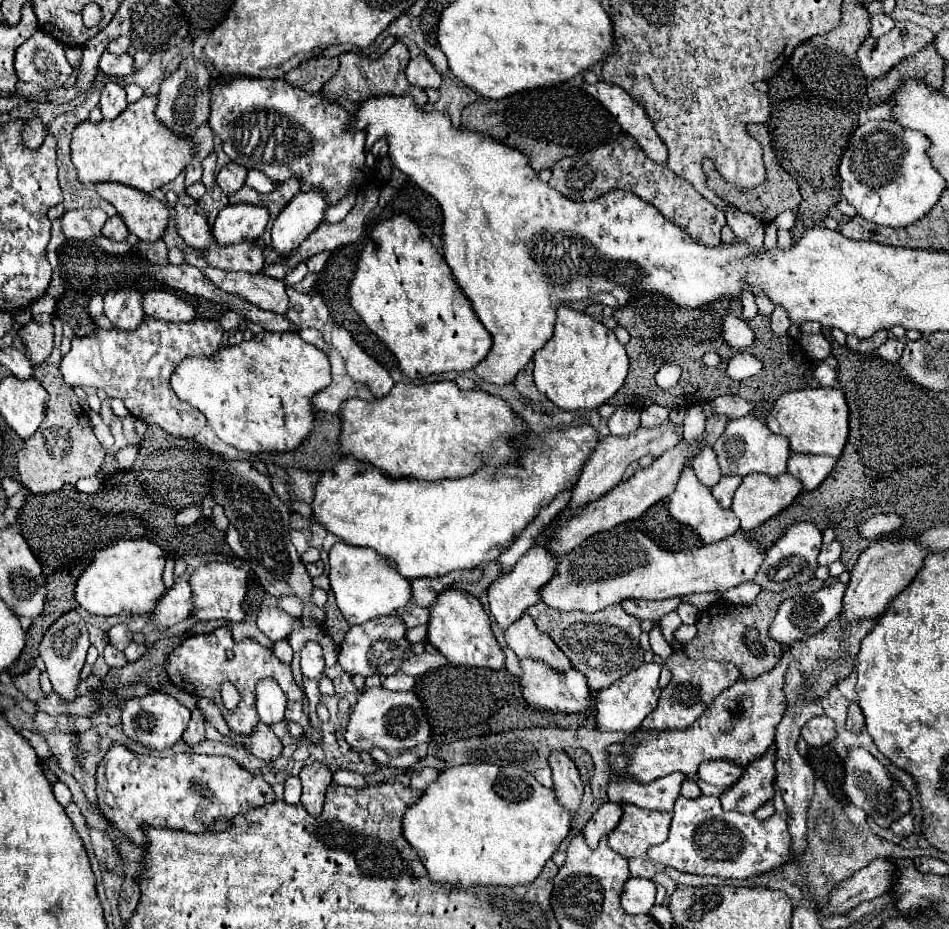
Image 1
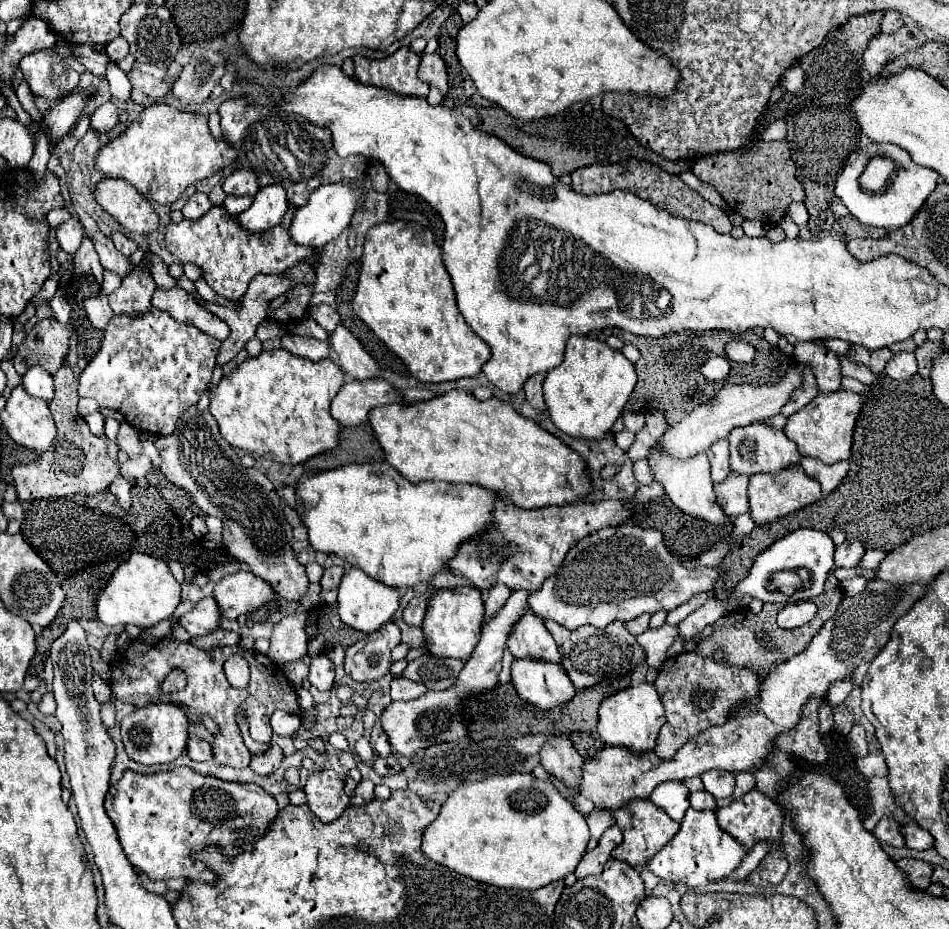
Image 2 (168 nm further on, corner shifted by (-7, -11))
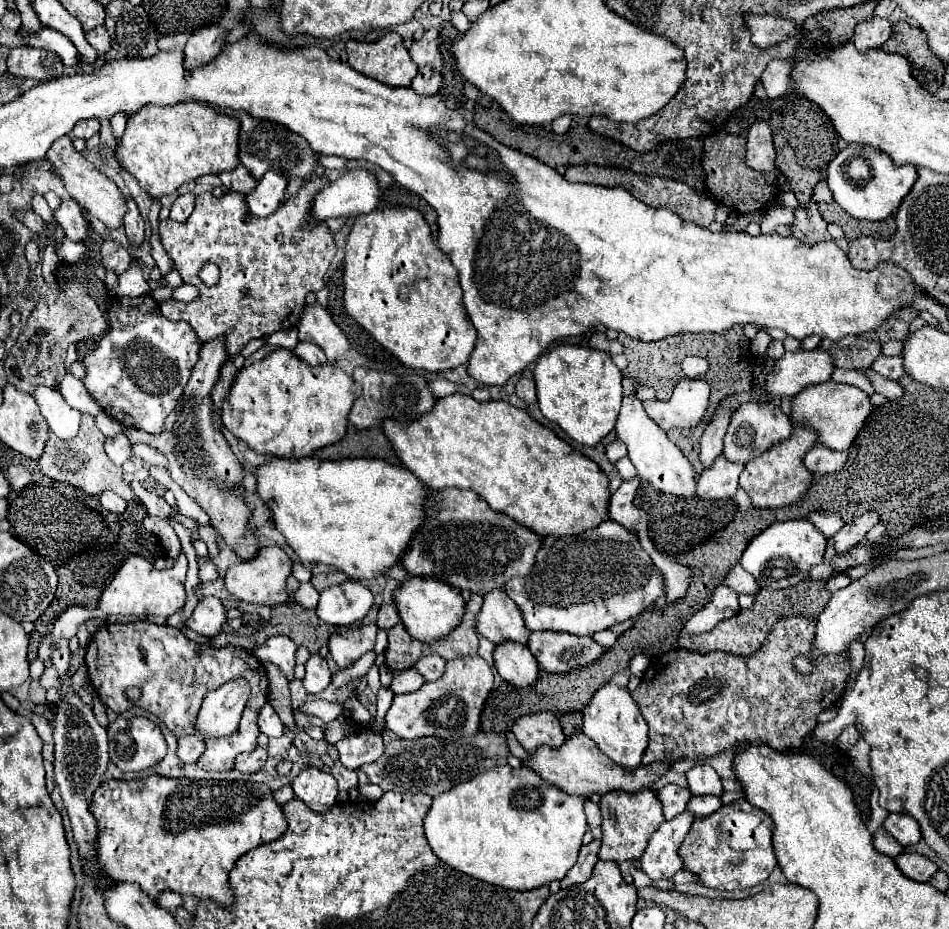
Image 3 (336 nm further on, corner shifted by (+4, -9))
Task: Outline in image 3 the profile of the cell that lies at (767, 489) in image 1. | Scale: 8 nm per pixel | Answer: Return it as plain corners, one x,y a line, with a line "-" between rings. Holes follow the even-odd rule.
797,427
797,429
793,429
789,439
781,441
779,445
773,445
767,453
763,453
757,459
751,459
743,467
743,473
739,477
739,487
745,489
745,493
749,495
751,503
757,509
777,509
777,507
793,505
801,497
807,495
813,475
805,469
803,457
815,445
815,441
817,441
817,435
813,431

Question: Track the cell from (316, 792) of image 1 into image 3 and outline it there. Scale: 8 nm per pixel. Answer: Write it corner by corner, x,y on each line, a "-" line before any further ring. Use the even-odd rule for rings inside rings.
305,767
293,779
291,787
295,791
295,797
315,813
325,813
337,803
337,781
333,775
317,767

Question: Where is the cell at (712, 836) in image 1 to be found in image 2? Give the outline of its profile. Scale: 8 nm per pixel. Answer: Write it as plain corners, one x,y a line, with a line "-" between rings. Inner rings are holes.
690,807
684,815
680,831
672,837
670,843
666,843
662,851
658,851
648,861
648,867
660,879
686,883
688,887
700,887
724,879
728,873
740,867
746,853
748,849
744,845
740,845
736,839
730,839
730,835
718,827
714,811
696,811

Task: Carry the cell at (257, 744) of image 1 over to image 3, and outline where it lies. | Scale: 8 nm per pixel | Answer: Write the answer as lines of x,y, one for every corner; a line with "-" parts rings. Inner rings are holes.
257,747
255,751
251,753
241,753
237,759
235,759
235,769
239,769
241,773
255,773
259,771
267,761
267,751

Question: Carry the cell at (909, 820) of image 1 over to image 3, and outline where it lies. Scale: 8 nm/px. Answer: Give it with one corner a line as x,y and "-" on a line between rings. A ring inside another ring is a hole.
889,813
889,817
885,819
883,827
903,845
915,845
921,841
921,829
917,825
917,821
913,821
913,817
909,815
901,815
901,813

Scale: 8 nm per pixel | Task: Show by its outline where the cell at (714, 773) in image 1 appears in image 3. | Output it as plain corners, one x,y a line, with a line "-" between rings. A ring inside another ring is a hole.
707,763
689,769
687,781
693,795
721,795
723,793
723,785
717,771

